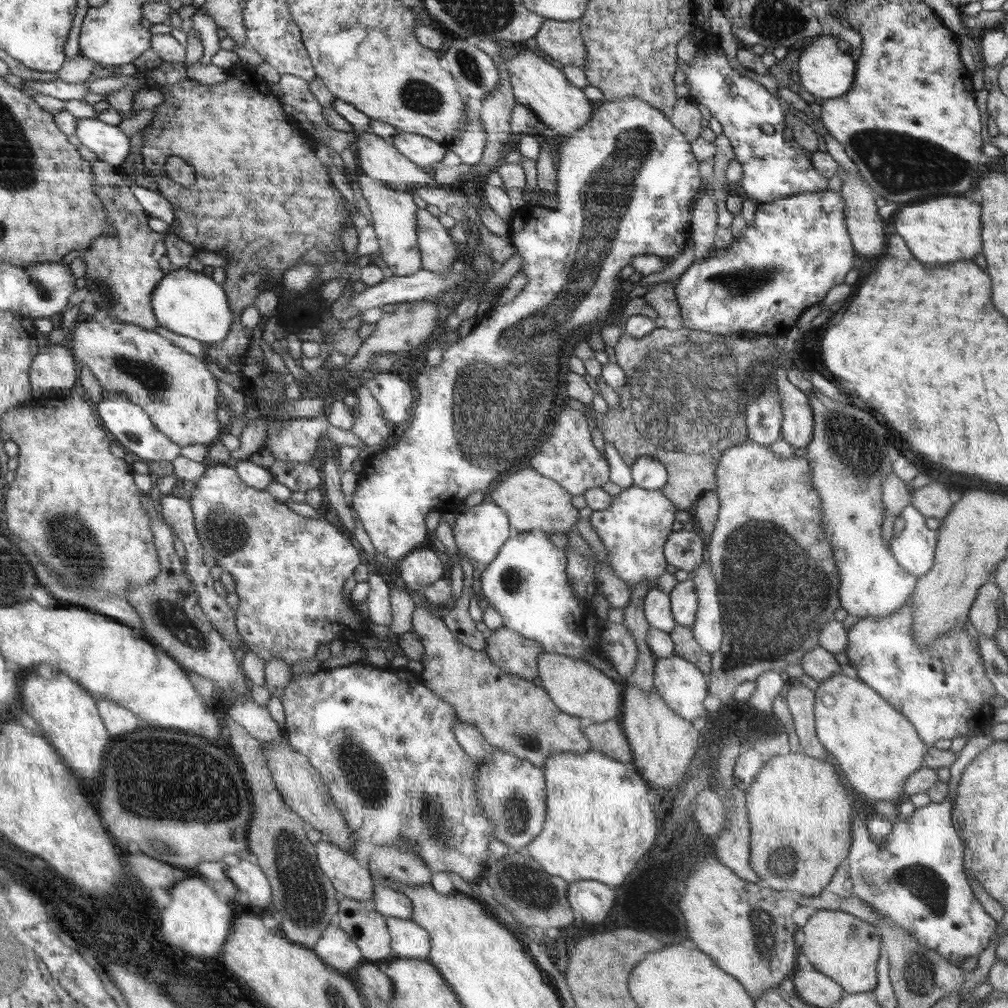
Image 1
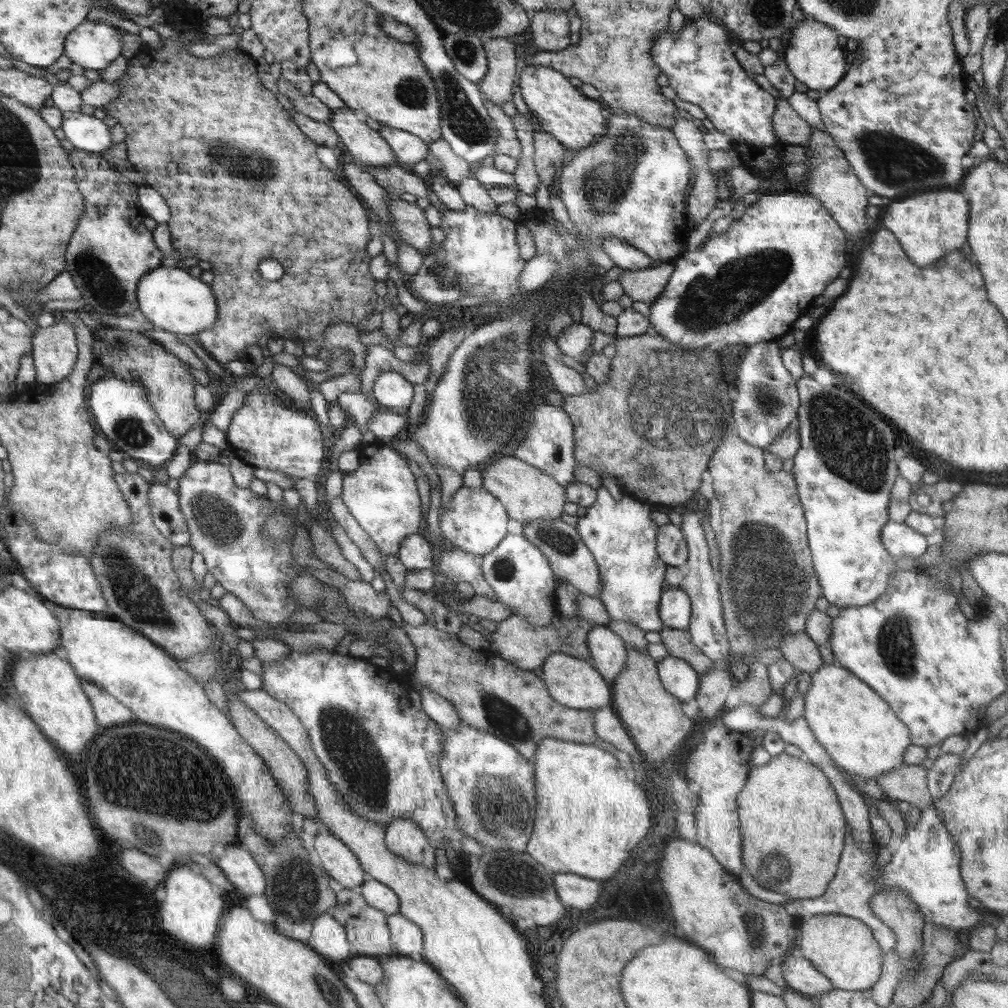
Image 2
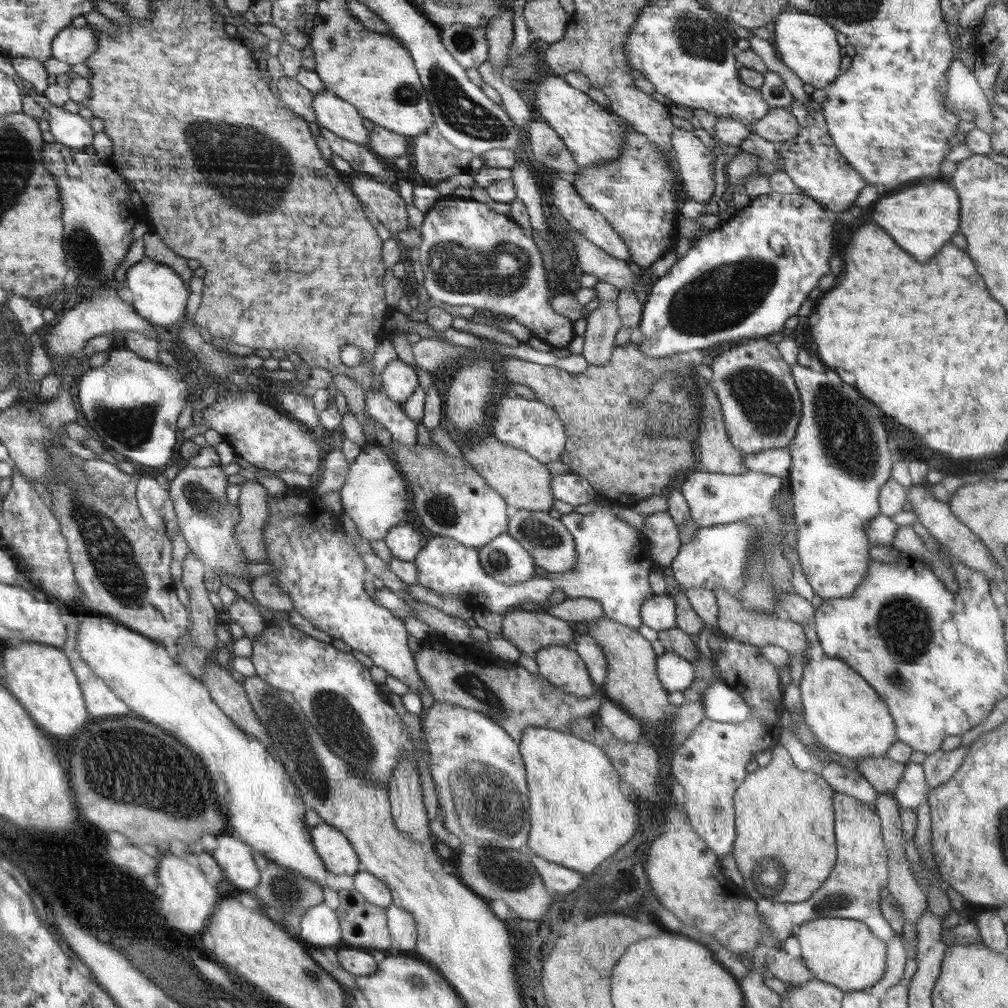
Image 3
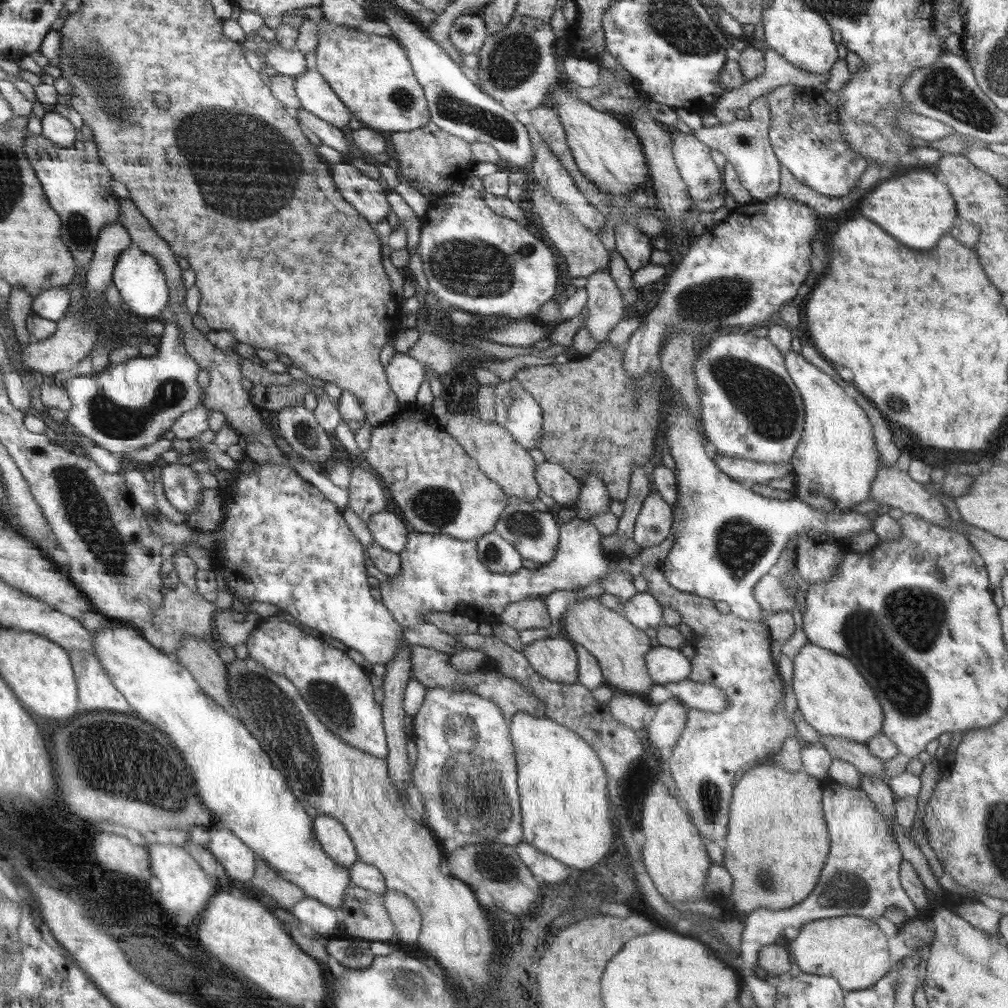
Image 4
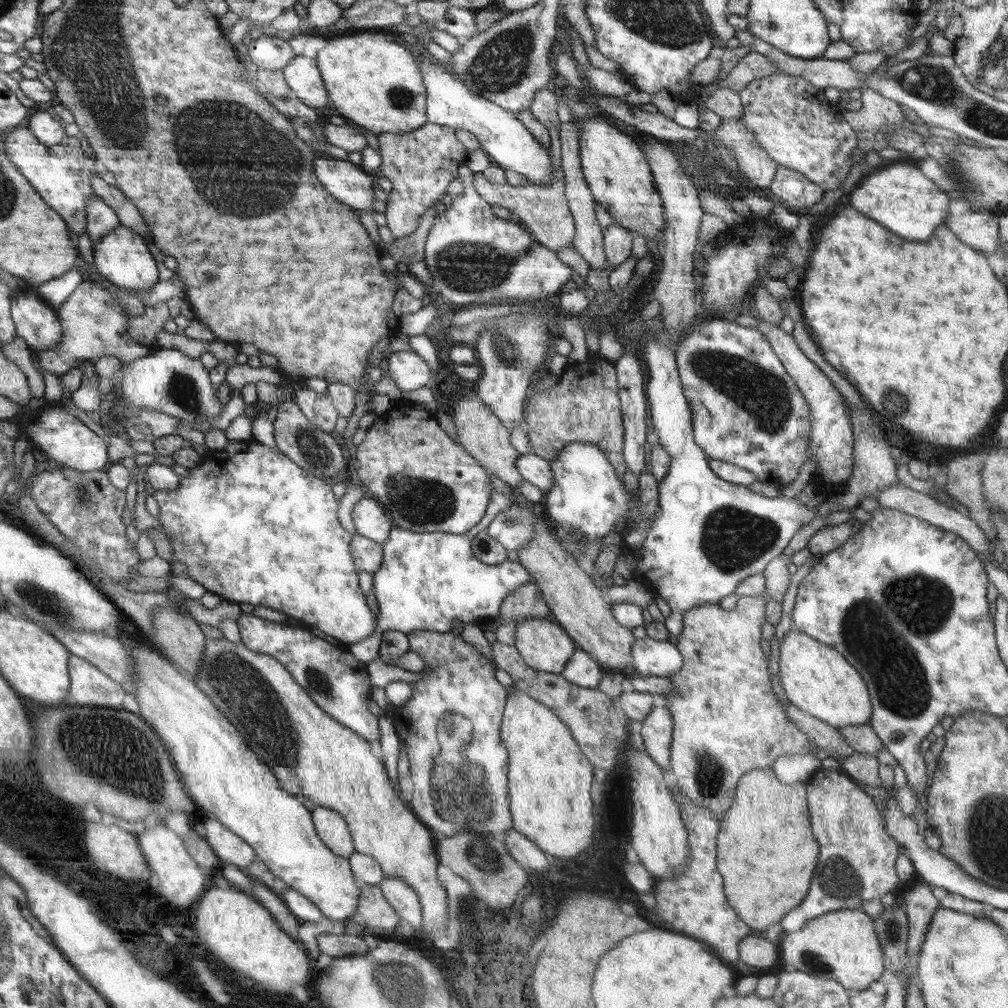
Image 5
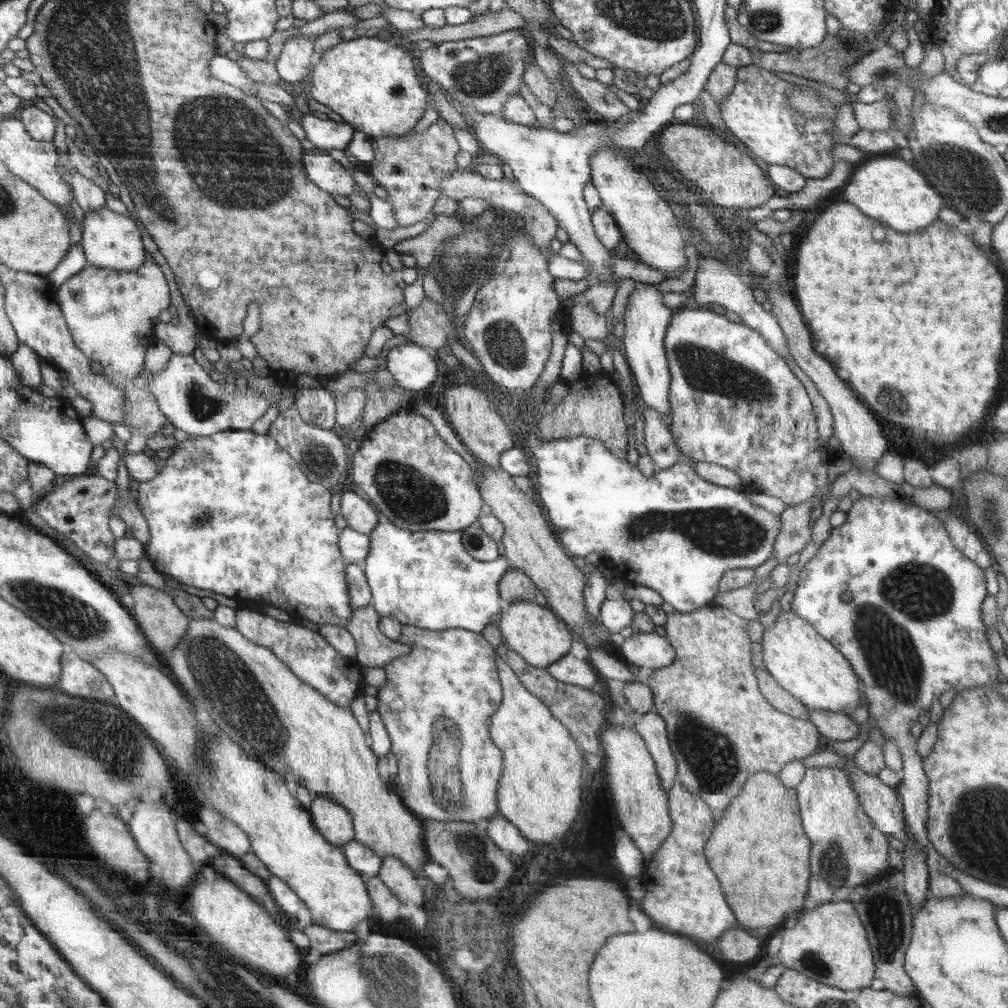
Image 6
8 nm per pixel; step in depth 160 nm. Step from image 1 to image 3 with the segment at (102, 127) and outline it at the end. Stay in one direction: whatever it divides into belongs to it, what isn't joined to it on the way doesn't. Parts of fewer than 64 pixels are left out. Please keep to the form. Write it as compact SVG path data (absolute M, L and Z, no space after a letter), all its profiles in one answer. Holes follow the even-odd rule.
M45 104L46 110L50 114L48 118L49 131L54 135L54 140L57 143L82 151L84 146L88 146L92 142L92 136L96 133L92 132L92 126L88 120L79 114L66 112L62 107Z

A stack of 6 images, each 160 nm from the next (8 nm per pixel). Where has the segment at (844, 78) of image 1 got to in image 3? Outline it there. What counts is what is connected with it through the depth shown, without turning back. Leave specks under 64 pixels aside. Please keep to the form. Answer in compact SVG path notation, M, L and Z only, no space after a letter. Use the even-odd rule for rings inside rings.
M789 5L784 12L778 13L774 24L774 33L771 41L779 54L780 60L806 84L811 84L815 89L826 88L830 82L833 82L836 77L840 76L842 54L840 54L840 44L836 41L838 31L829 22L826 22L820 15L811 15Z

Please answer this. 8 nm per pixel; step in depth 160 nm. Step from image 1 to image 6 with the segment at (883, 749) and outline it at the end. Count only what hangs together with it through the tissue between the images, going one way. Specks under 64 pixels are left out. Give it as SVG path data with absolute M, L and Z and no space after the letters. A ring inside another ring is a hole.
M781 609L776 621L764 629L760 646L762 647L764 668L776 679L776 682L782 688L785 688L794 698L803 702L806 708L850 714L860 704L858 677L856 677L857 674L848 659L792 609Z

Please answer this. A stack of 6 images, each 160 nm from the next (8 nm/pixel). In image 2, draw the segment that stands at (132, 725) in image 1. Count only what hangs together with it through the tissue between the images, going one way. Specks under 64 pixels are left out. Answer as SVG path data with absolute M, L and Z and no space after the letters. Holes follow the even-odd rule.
M81 677L81 687L89 695L92 701L93 711L97 715L97 723L104 728L114 726L114 724L126 724L126 722L134 722L134 714L122 706L114 695L106 692L97 684L90 682L88 679Z

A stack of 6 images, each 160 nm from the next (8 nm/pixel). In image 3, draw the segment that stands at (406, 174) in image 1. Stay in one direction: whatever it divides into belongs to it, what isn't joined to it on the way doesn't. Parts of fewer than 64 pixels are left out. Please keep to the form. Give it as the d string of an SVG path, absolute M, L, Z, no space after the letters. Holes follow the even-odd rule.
M324 89L313 93L312 109L316 122L342 138L369 148L369 131L362 125L364 118L352 104Z

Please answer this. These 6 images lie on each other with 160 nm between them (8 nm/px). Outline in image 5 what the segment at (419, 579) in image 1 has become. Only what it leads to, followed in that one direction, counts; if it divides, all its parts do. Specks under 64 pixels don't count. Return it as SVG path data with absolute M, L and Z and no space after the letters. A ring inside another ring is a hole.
M369 495L356 501L352 518L356 533L380 544L388 538L390 529L394 527L384 506Z

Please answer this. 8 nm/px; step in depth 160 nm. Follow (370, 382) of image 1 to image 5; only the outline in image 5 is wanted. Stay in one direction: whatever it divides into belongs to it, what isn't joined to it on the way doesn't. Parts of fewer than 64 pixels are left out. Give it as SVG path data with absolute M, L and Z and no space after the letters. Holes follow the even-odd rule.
M413 350L392 353L388 362L392 381L402 392L424 388L432 378L432 370L426 360L420 358Z

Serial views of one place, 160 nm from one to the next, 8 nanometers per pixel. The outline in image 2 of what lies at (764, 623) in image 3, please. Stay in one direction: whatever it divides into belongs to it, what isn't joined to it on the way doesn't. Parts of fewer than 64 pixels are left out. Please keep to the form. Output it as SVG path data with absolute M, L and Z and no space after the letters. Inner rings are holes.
M805 632L784 635L777 648L796 671L812 674L825 663L817 644Z

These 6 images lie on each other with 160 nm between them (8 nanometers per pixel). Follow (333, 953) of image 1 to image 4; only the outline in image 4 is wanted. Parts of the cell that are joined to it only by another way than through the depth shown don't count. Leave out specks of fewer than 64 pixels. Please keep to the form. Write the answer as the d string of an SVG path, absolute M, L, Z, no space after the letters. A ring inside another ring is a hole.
M306 897L299 900L290 910L290 914L296 918L301 926L308 926L327 938L332 938L338 930L336 908L330 908L319 900Z

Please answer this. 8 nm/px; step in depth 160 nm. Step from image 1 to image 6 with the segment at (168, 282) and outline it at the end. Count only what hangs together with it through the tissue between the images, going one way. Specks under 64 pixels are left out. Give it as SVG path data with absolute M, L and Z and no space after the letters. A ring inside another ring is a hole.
M106 204L101 209L86 211L81 231L82 248L89 265L117 271L135 271L147 258L140 240L140 232L134 220L128 218L125 208L116 210Z

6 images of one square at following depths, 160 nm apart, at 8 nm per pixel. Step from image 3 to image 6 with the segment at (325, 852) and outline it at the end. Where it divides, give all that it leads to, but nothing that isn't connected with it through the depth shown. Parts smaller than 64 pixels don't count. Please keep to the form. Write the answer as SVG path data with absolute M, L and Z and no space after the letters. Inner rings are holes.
M316 795L309 807L314 824L317 824L327 841L341 846L355 838L353 816L350 816L351 812L344 805Z

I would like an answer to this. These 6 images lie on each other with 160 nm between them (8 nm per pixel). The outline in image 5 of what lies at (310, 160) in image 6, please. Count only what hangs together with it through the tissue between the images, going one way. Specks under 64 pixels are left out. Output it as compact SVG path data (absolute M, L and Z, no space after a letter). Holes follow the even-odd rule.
M315 158L314 172L322 186L339 201L354 210L372 210L374 198L372 185L377 178L359 165L342 159Z

